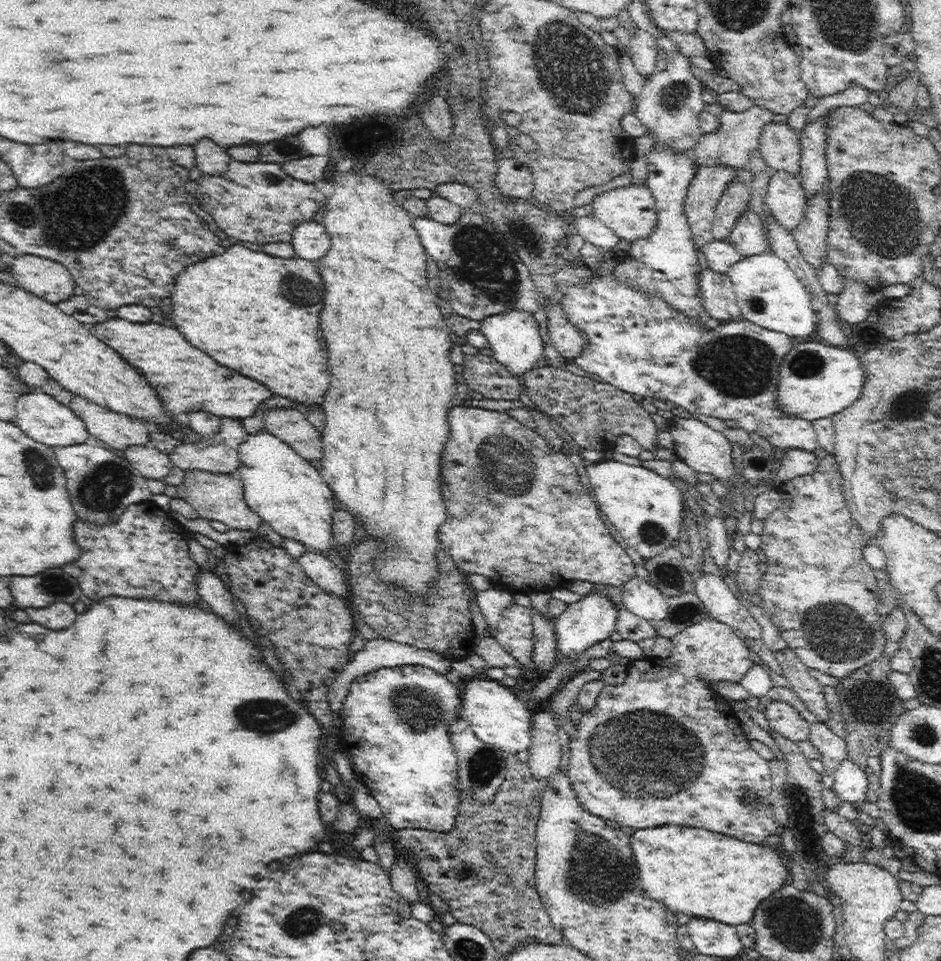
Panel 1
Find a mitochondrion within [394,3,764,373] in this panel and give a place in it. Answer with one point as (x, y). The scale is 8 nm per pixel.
(568, 62)

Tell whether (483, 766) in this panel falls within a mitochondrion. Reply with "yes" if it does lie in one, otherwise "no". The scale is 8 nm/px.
yes

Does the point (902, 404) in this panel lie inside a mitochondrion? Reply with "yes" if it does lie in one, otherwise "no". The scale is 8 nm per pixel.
yes

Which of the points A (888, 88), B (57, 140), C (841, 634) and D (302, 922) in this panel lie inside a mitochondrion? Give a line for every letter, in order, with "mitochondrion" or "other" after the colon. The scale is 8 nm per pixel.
A: other
B: other
C: mitochondrion
D: mitochondrion

